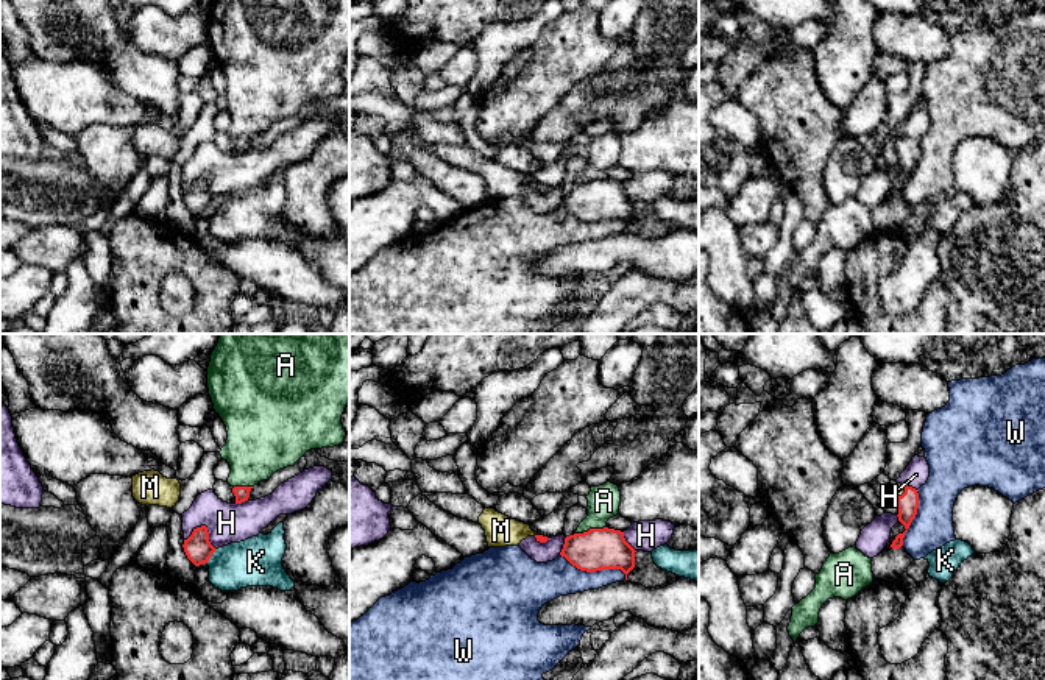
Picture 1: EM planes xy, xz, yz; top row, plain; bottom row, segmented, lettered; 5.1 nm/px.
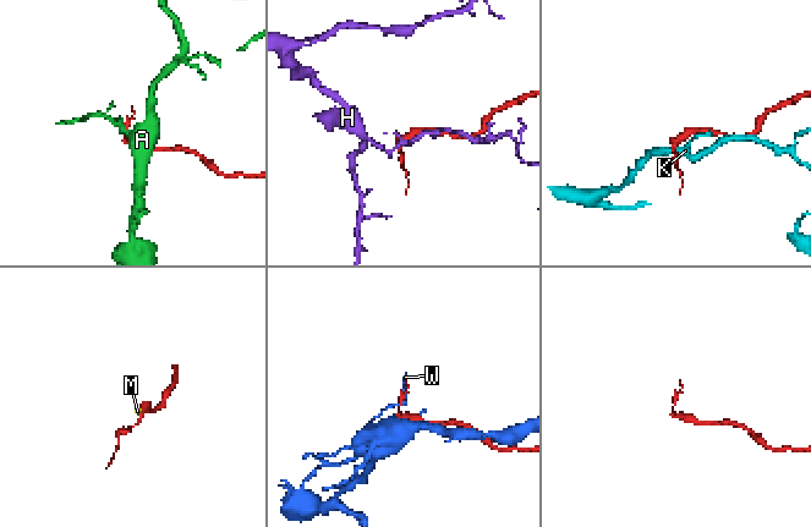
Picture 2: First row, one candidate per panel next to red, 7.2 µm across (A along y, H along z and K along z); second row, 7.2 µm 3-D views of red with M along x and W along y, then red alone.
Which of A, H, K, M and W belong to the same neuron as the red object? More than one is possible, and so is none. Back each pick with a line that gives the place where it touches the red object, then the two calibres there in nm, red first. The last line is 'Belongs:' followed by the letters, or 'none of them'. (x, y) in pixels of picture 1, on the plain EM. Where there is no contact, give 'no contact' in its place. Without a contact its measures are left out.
M: contact yz (903, 144); calibres 110 and 50 nm
Belongs: M

